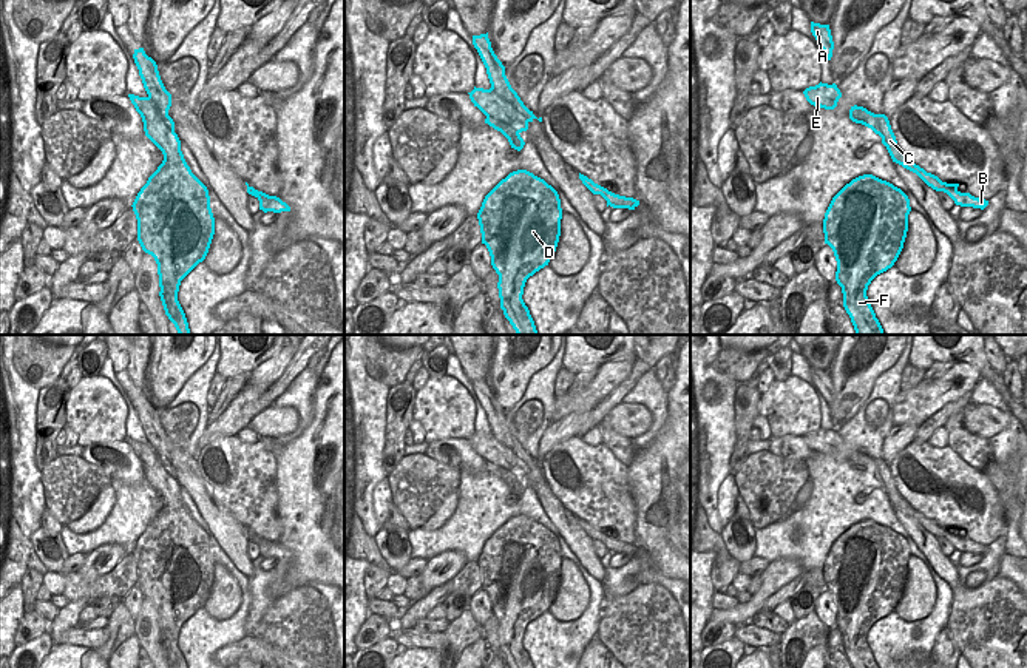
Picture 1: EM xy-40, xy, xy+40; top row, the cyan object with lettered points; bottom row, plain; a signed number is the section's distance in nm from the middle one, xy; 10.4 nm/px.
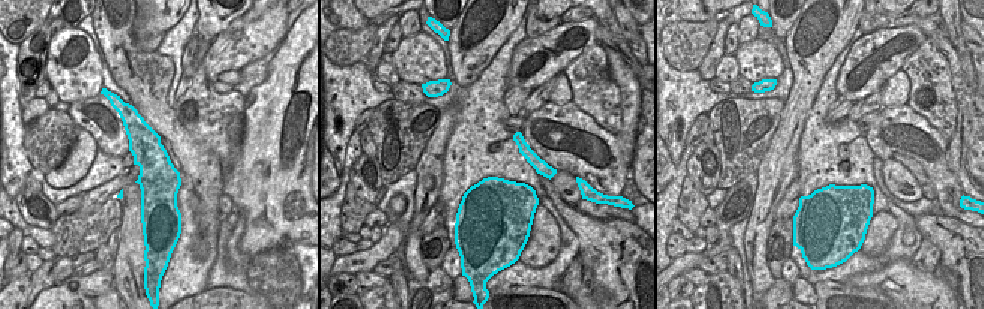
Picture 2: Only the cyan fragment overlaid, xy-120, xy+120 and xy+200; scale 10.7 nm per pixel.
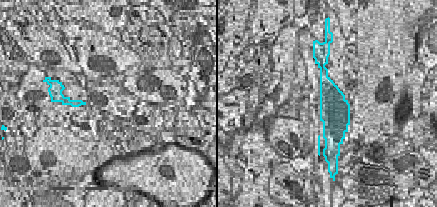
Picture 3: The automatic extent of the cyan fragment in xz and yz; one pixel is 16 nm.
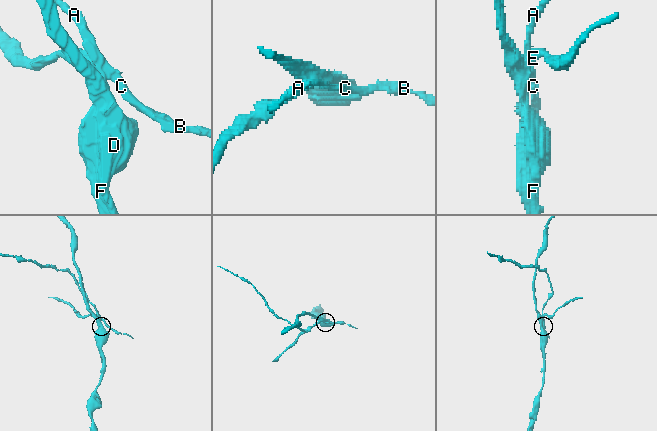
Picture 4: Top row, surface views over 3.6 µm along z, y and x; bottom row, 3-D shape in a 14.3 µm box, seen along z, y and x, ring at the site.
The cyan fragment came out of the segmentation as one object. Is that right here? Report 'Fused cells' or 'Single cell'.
Fused cells

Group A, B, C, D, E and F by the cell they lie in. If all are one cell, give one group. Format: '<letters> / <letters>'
A B C / D E F

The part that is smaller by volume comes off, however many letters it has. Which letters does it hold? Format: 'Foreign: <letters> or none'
Foreign: A, B, C

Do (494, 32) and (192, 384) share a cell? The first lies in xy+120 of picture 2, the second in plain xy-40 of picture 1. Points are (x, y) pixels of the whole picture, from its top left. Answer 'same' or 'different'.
different

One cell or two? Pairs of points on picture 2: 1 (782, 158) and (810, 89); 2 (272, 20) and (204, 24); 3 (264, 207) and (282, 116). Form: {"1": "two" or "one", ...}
{"1": "one", "2": "two", "3": "one"}

